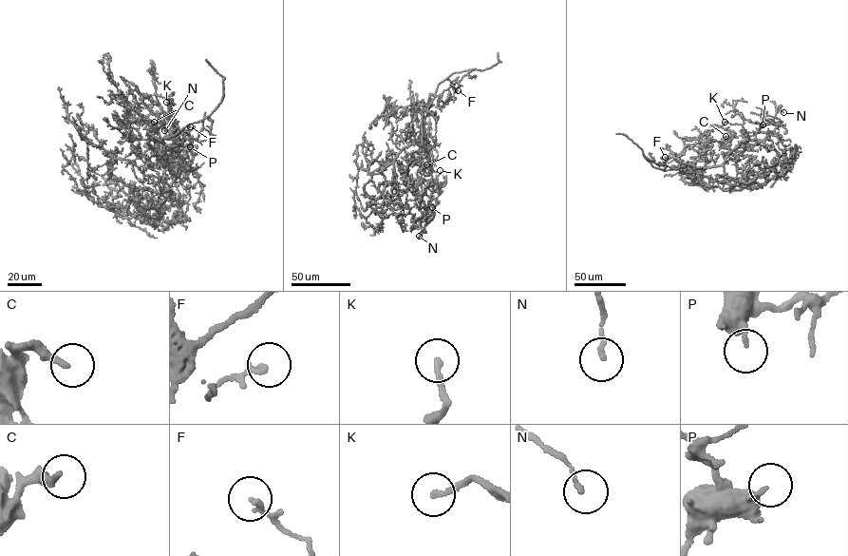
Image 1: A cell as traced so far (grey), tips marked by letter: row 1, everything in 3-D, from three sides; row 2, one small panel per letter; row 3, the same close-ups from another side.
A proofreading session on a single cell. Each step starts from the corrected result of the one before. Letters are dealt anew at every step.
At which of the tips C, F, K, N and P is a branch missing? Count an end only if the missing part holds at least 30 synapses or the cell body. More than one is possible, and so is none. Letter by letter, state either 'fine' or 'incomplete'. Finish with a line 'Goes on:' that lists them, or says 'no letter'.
C: fine
F: fine
K: fine
N: fine
P: fine
Goes on: no letter

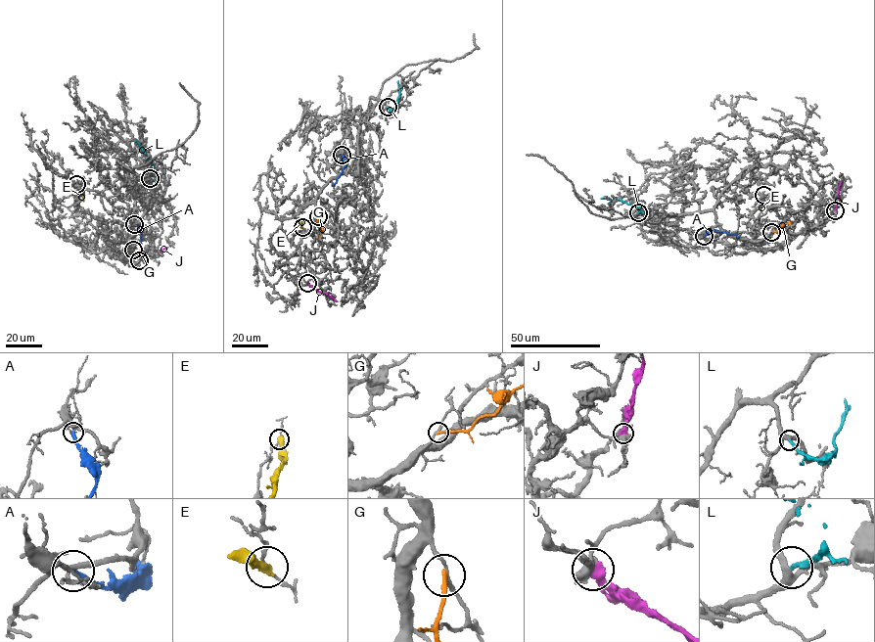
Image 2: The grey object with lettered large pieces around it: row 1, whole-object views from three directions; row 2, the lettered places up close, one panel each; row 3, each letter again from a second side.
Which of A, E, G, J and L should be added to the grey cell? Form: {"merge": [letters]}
{"merge": []}

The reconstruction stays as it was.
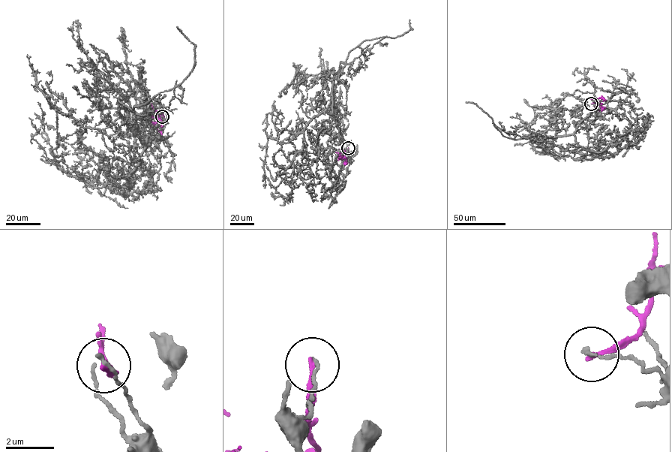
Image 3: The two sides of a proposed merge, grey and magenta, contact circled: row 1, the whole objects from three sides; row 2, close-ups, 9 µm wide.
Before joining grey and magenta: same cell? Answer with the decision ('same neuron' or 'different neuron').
different neuron

